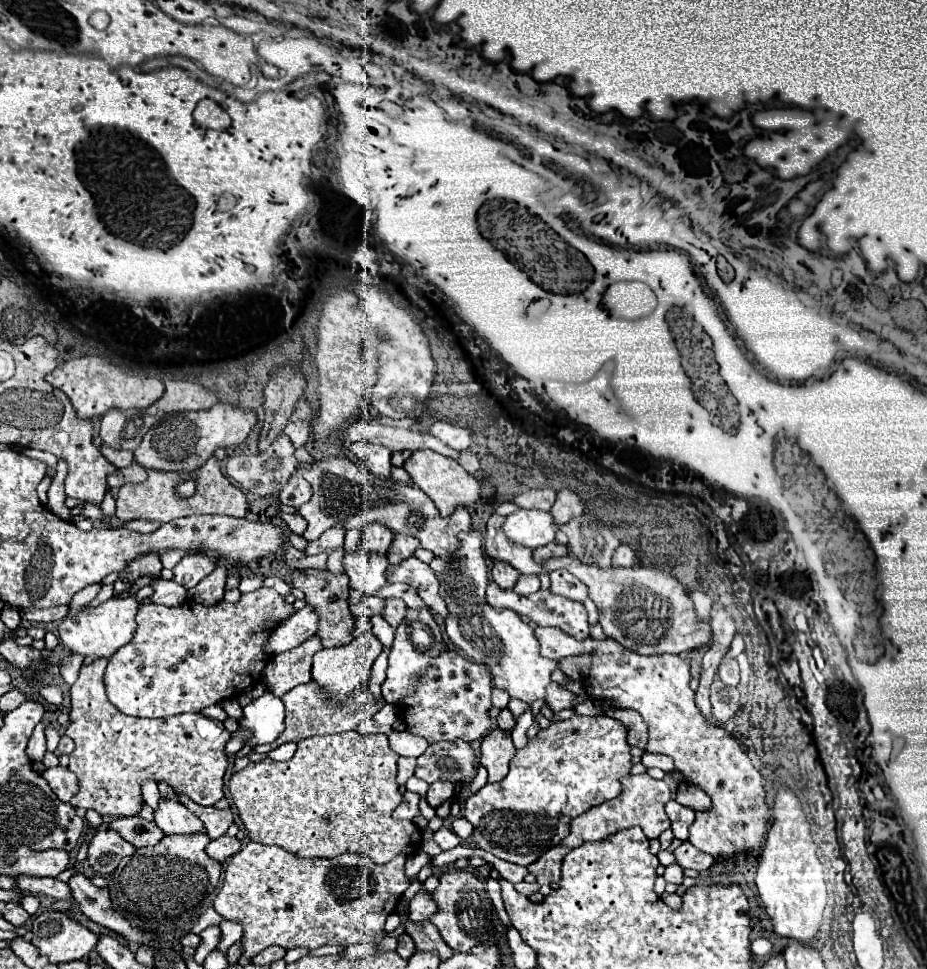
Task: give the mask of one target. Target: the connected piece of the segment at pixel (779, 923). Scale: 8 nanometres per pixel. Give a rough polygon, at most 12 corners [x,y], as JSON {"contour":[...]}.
{"contour":[[784,784],[756,872],[778,936],[808,944],[826,908],[824,870]]}

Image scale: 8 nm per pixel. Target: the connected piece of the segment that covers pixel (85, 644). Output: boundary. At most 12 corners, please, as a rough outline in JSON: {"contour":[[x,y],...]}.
{"contour":[[114,596],[58,626],[72,654],[110,658],[132,640],[134,596]]}

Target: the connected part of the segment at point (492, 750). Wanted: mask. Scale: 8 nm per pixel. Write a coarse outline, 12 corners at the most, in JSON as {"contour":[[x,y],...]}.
{"contour":[[490,730],[482,742],[480,764],[488,782],[508,774],[516,754],[512,730]]}

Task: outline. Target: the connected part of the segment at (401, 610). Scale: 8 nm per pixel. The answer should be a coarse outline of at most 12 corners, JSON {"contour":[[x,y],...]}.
{"contour":[[396,598],[386,600],[384,620],[398,628],[406,616],[406,604]]}

